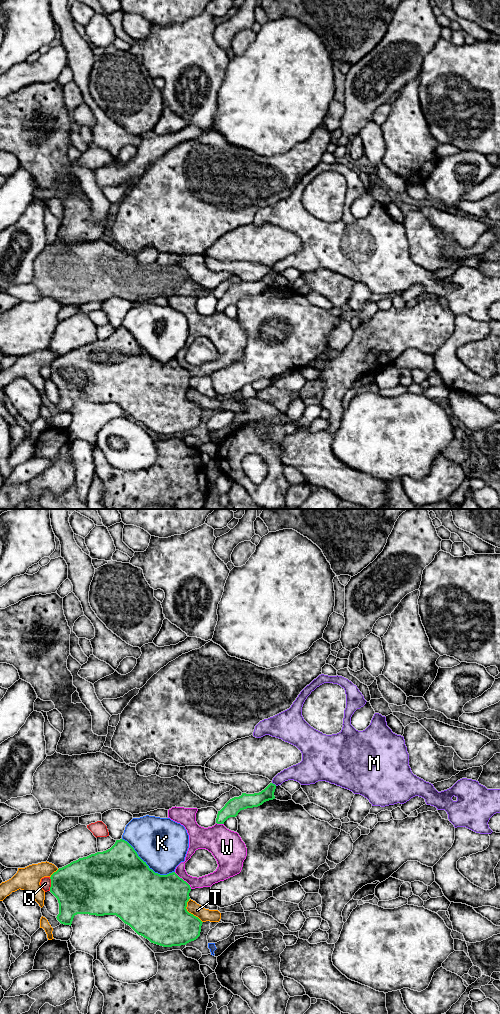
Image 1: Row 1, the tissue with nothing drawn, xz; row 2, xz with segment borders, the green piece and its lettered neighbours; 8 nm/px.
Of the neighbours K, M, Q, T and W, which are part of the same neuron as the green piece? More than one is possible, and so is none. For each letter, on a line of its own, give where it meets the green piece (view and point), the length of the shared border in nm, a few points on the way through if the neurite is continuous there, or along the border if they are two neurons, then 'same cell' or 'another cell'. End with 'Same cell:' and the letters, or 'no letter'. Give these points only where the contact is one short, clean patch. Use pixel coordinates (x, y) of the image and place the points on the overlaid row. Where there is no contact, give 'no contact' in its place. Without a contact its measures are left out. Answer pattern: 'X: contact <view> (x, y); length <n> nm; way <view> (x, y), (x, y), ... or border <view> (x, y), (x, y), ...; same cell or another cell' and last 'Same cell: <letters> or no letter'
K: contact xz (147, 865); length 500 nm; another cell
M: contact xz (274, 784); length 50 nm; border xz (272, 782), (276, 785); another cell
Q: contact xz (51, 884); length 110 nm; another cell
T: contact xz (188, 912); length 220 nm; another cell
W: contact xz (182, 879); length 190 nm; another cell
Same cell: no letter

